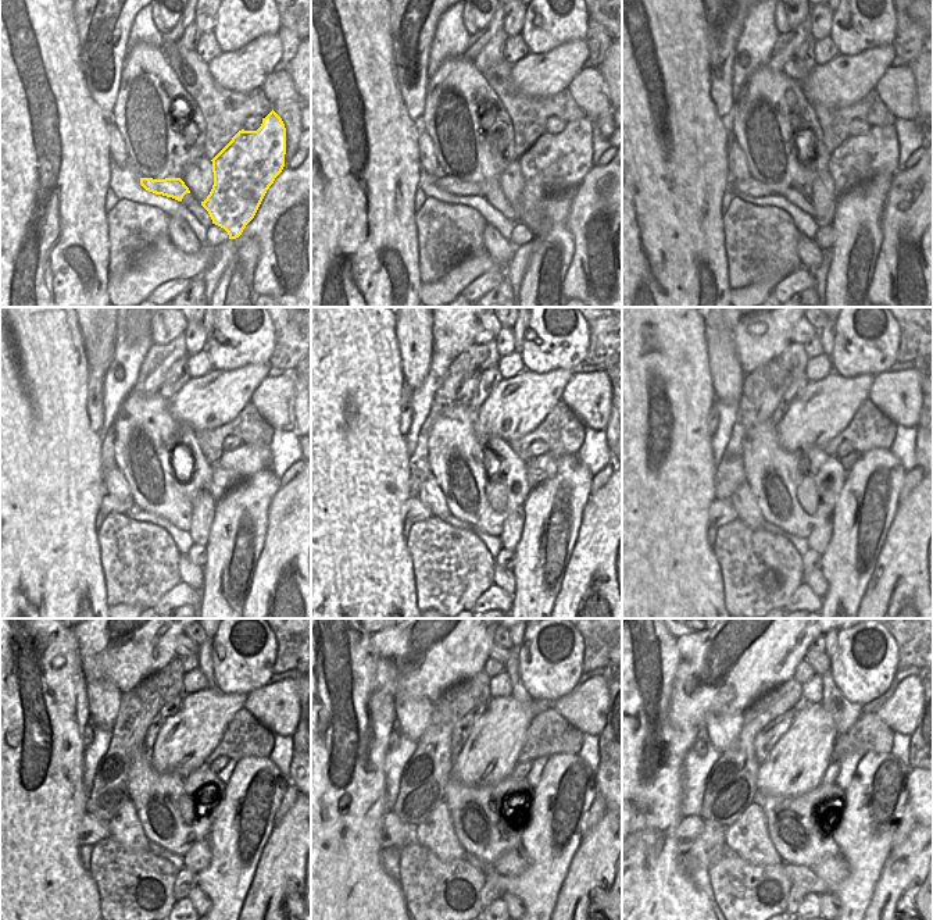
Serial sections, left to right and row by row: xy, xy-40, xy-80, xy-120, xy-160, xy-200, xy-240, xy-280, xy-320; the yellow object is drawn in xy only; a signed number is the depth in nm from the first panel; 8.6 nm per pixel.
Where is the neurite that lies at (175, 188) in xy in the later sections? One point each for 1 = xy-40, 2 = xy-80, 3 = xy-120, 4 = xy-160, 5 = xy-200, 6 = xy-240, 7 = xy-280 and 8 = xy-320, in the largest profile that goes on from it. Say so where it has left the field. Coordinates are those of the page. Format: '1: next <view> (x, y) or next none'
1: next xy-40 (451, 185)
2: next xy-80 (751, 186)
3: next xy-120 (110, 503)
4: next xy-160 (413, 510)
5: next xy-200 (721, 512)
6: next xy-240 (92, 830)
7: next xy-280 (393, 831)
8: next xy-320 (689, 828)

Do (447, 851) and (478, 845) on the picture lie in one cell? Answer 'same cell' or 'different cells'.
different cells

